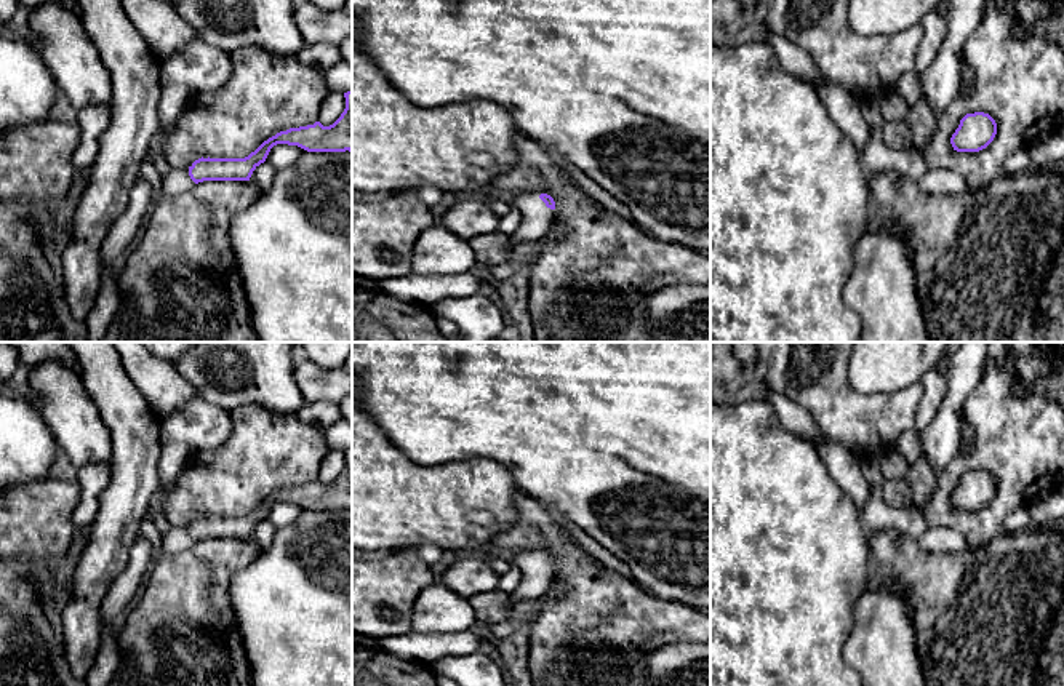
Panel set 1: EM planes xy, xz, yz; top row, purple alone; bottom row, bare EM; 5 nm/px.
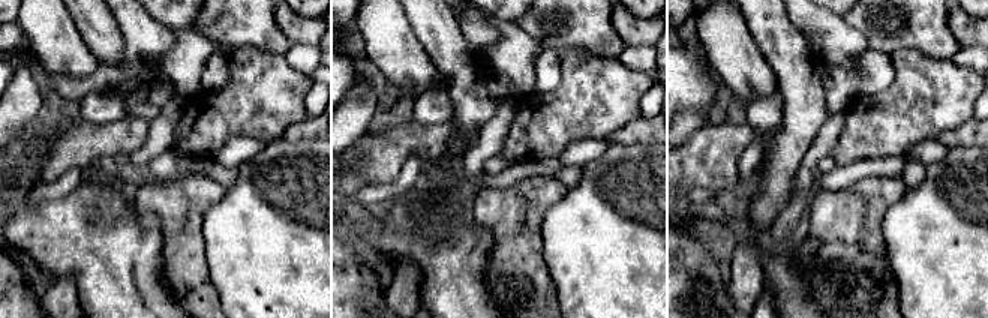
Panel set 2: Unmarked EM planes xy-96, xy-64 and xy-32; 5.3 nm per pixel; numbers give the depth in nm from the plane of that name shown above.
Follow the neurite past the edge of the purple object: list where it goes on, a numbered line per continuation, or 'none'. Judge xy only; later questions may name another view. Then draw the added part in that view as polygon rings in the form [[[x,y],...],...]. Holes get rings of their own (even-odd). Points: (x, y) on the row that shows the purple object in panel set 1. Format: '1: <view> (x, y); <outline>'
1: xy (178, 181); [[[173,168],[168,174],[162,176],[158,195],[176,197],[189,192],[194,185],[189,168]]]

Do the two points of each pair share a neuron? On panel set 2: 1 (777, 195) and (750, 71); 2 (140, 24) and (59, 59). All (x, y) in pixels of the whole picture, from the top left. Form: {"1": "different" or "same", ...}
{"1": "different", "2": "different"}

